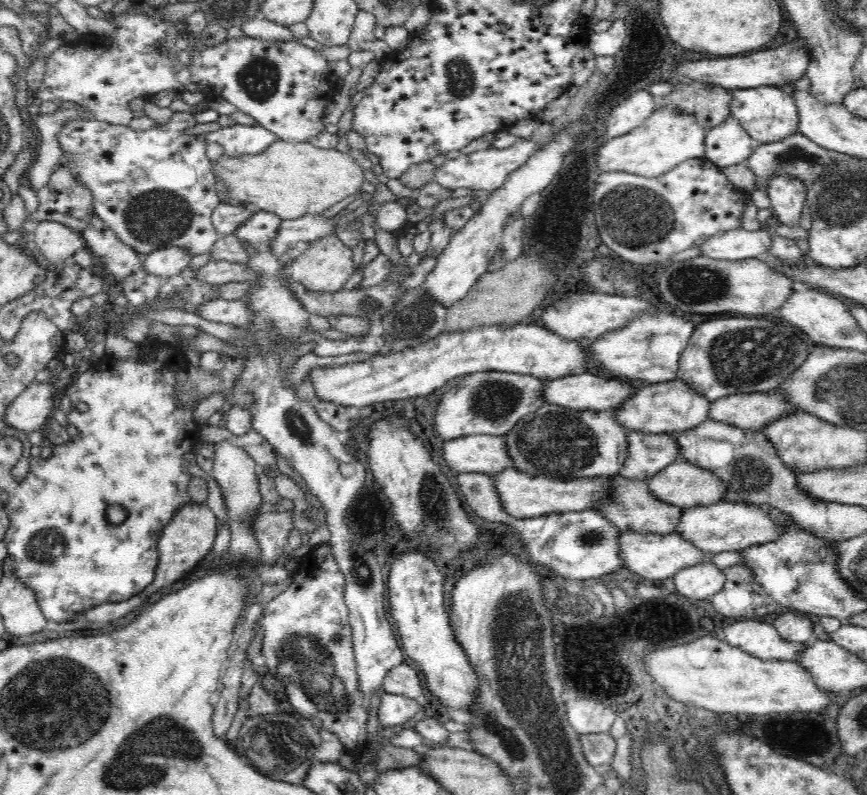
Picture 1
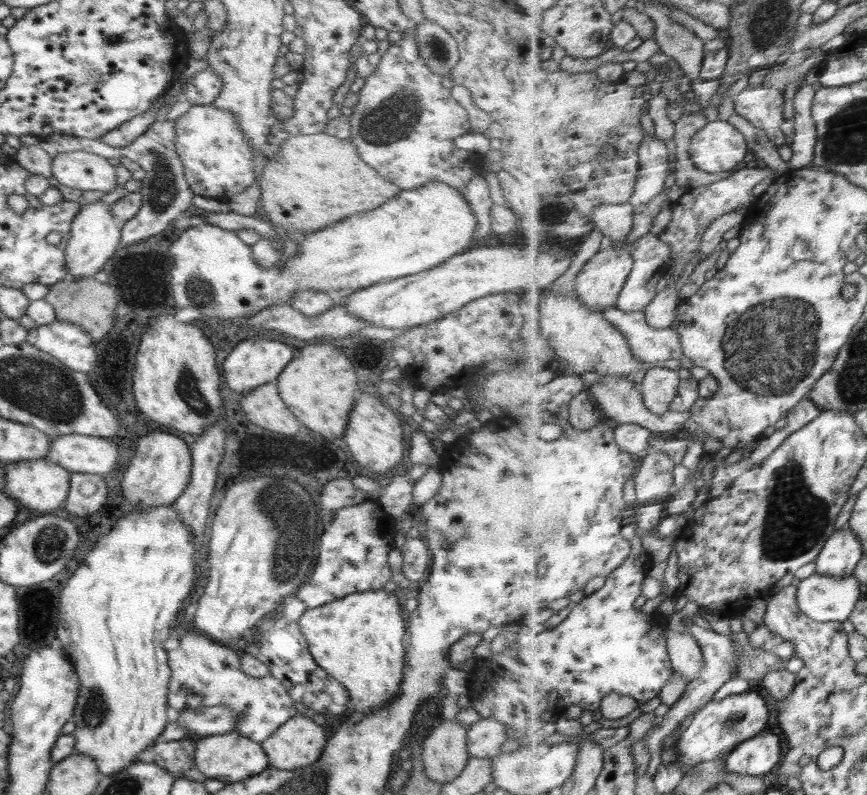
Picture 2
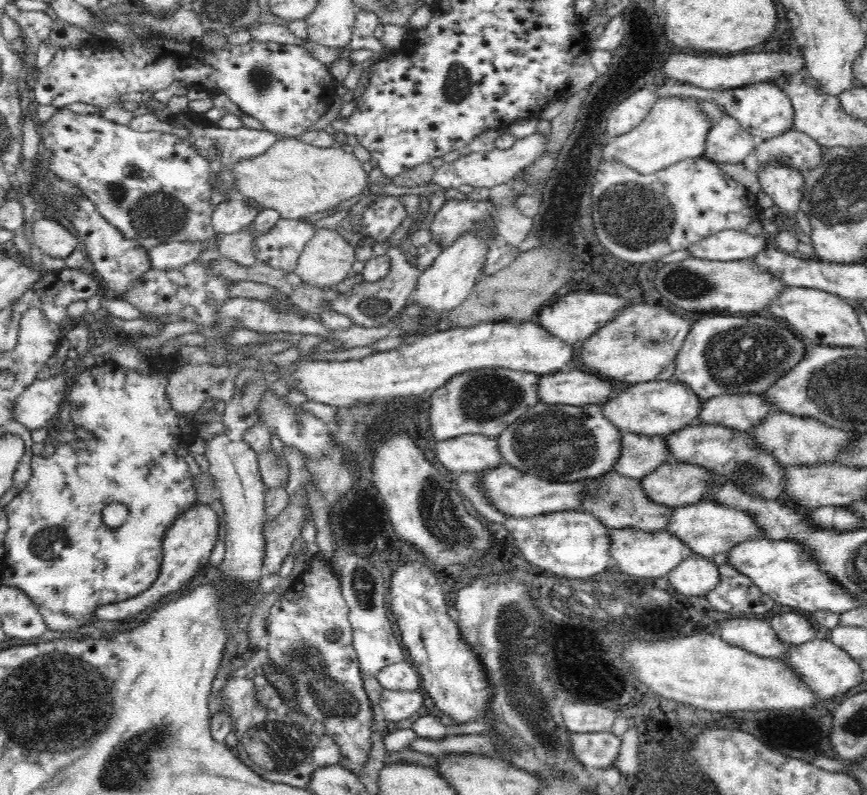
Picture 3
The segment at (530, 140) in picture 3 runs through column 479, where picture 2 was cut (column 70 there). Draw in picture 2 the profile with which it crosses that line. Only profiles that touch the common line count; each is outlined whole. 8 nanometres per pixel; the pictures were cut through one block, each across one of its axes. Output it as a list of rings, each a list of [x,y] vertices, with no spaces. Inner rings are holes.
[[[78,150],[52,157],[52,174],[64,186],[84,190],[114,192],[116,167],[97,154]]]

